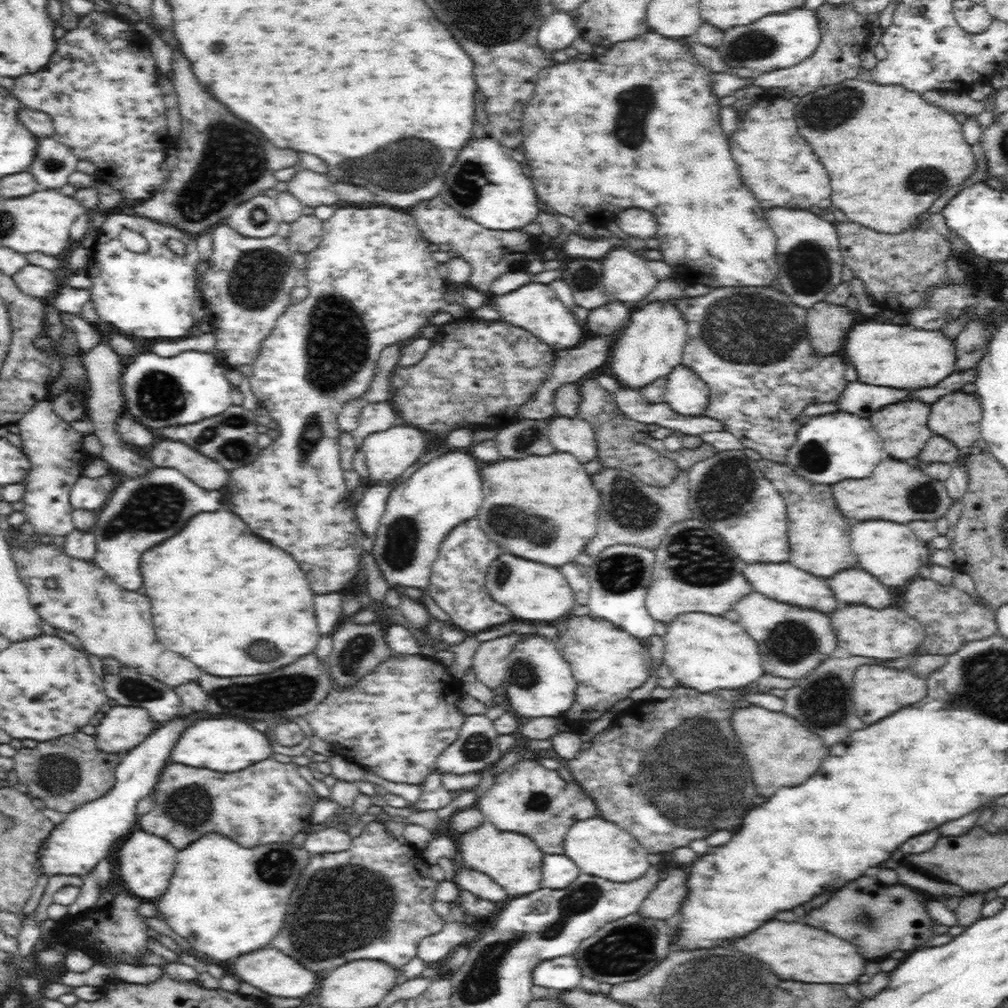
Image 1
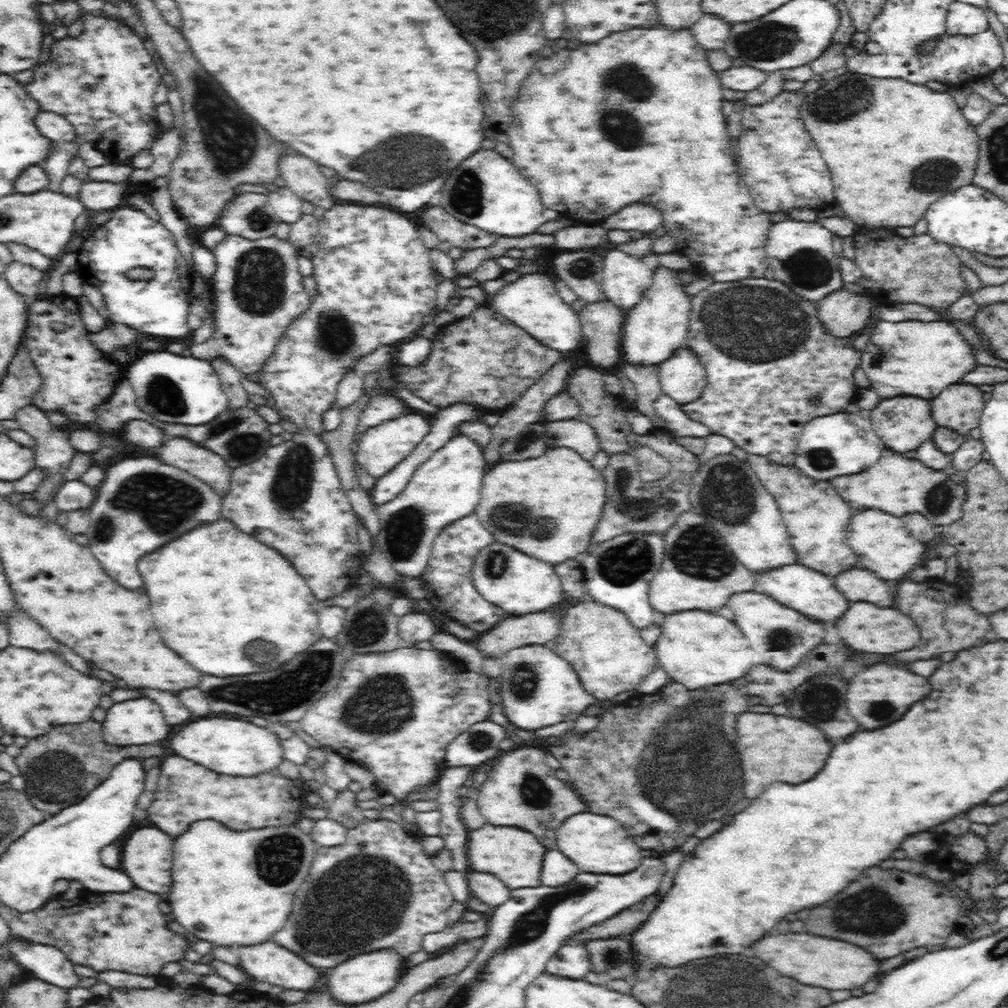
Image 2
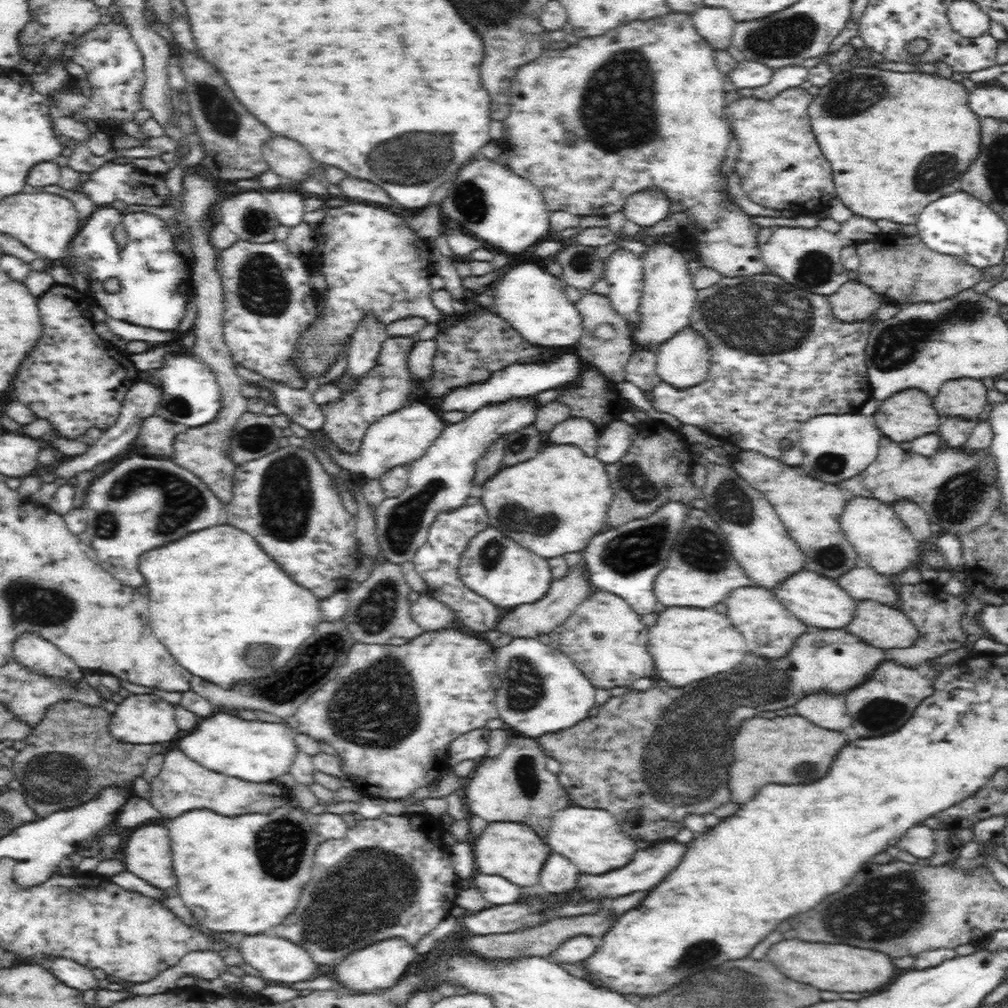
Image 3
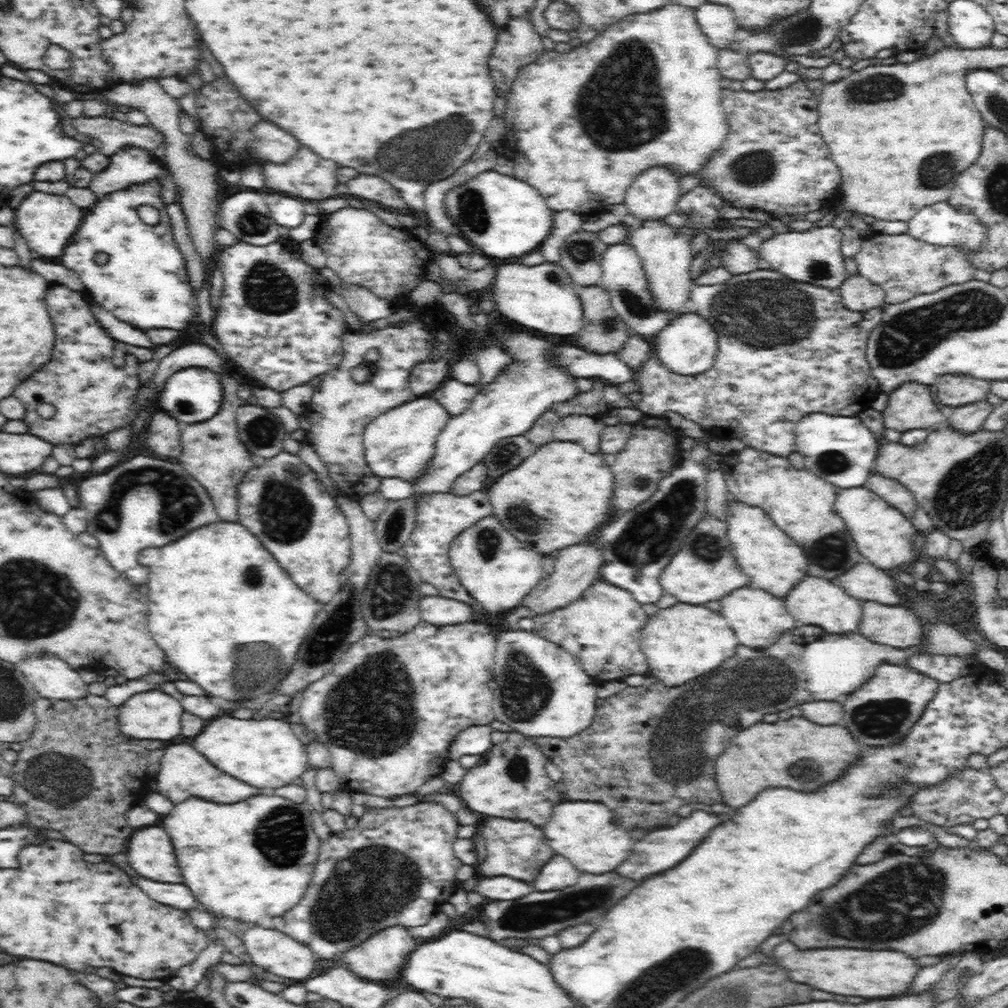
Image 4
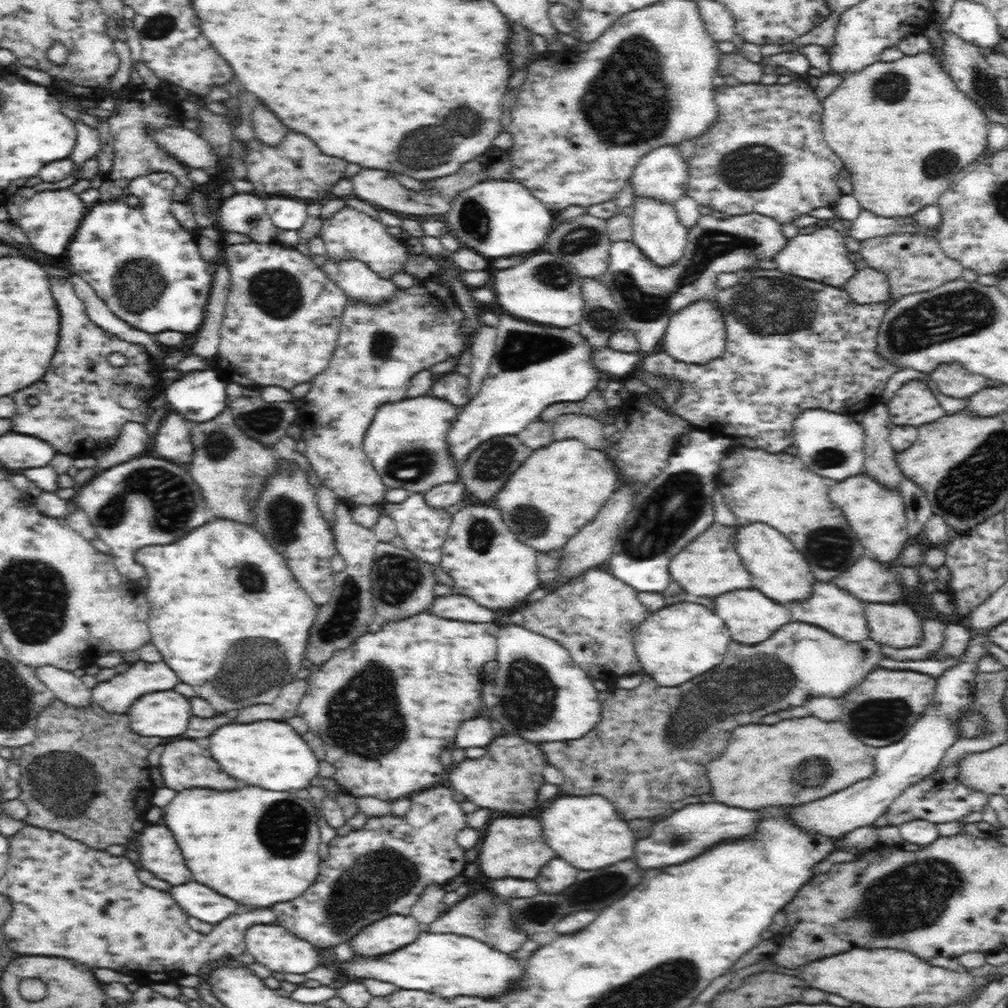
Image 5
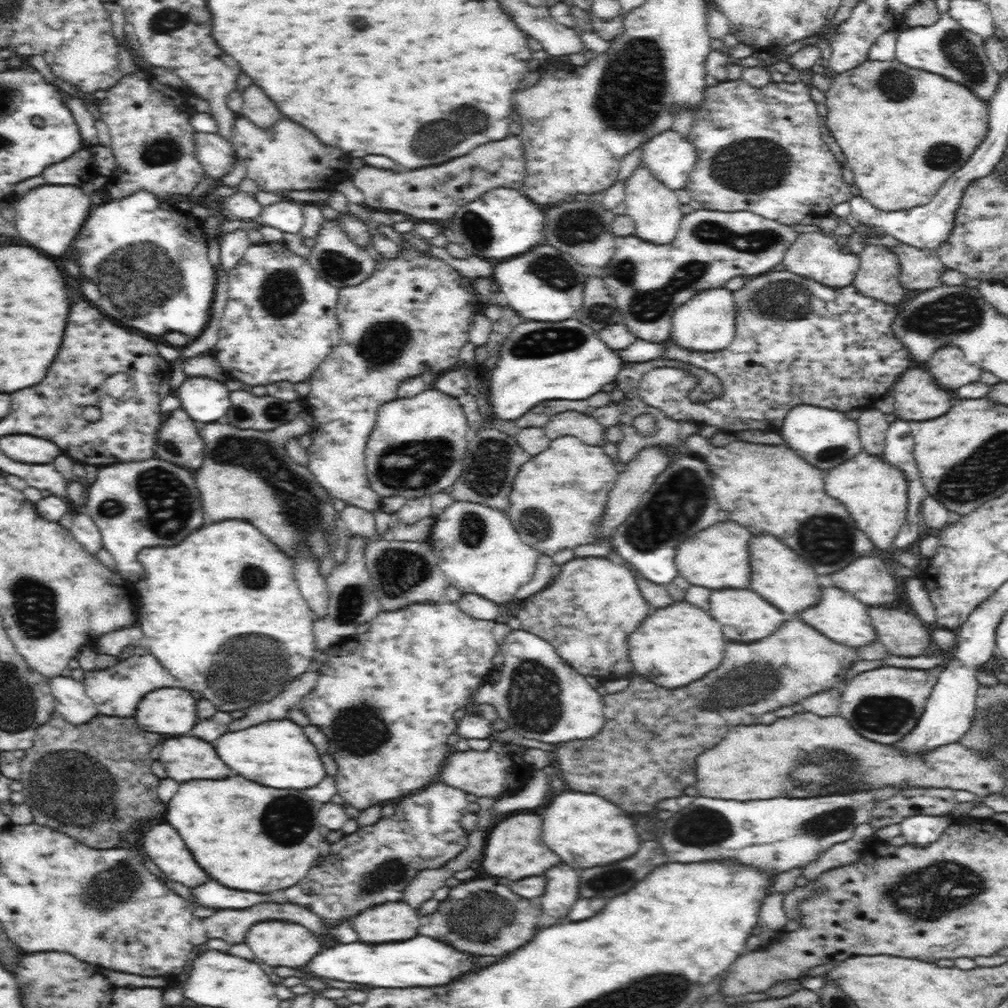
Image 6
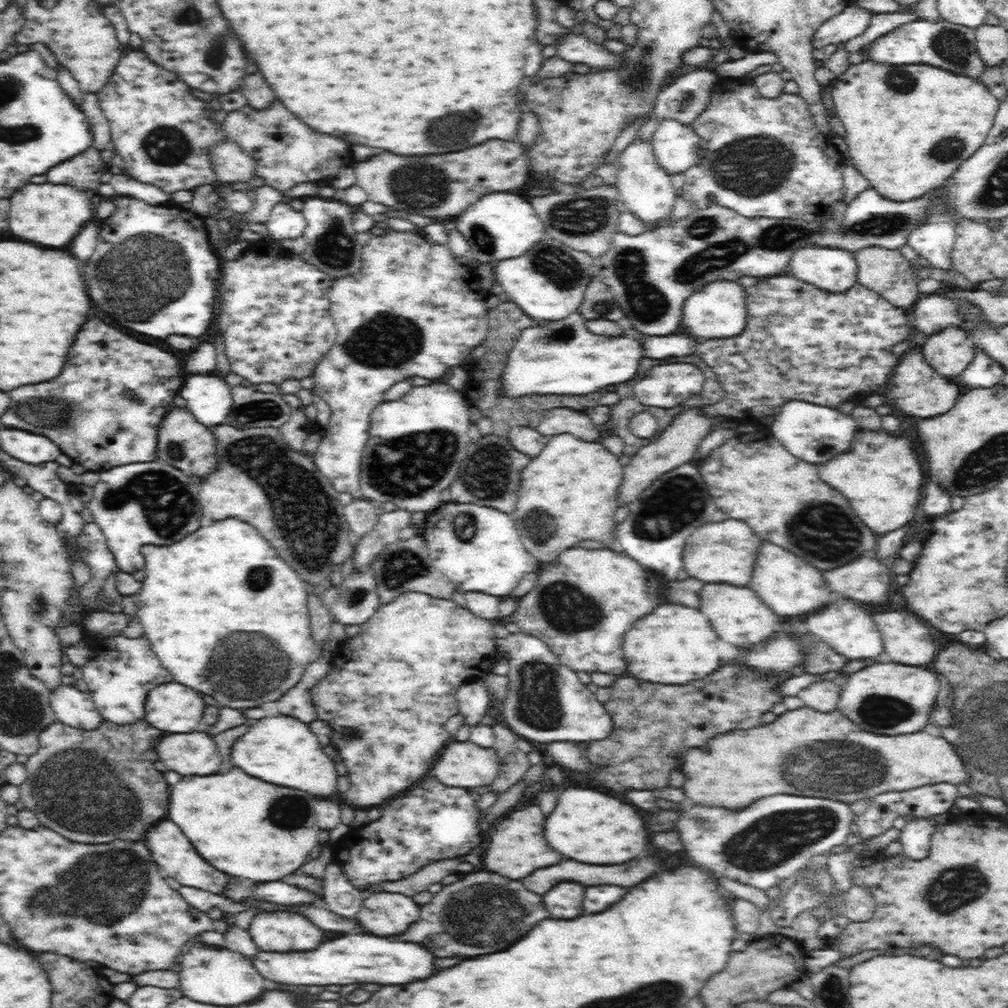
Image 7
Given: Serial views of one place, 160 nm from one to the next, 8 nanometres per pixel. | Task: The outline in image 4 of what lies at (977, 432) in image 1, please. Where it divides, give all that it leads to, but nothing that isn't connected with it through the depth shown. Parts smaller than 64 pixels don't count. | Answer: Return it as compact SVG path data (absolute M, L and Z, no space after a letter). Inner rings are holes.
M968 376L960 378L940 378L934 386L937 404L942 406L964 406L964 404L979 404L986 401L986 394L990 392L990 383Z

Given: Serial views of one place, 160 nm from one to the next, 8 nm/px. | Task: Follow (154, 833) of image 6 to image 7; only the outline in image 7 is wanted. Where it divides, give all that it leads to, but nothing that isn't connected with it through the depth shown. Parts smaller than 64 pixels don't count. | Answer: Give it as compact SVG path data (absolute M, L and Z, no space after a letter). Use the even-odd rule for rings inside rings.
M170 820L168 822L160 822L160 824L156 824L156 826L152 826L148 830L146 847L152 852L151 856L157 864L157 868L163 874L175 878L182 886L220 893L230 883L228 878L224 878L224 874L220 874L218 870L212 870L212 866L208 866L208 862L204 862L196 854L196 850L188 842L188 838L182 834L180 827L174 822L170 822Z

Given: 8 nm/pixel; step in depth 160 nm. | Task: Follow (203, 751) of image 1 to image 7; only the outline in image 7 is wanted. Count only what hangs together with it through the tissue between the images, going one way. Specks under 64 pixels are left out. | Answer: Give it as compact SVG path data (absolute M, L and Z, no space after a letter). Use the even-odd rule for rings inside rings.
M291 716L264 717L258 720L244 736L234 740L230 748L230 760L232 766L268 784L288 786L322 797L332 794L336 788L334 762L324 756L320 742L308 730L306 723Z

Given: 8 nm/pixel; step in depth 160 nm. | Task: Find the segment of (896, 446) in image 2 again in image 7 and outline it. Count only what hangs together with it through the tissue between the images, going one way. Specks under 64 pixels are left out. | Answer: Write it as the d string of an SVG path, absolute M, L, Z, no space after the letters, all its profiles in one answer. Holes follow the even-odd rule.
M913 348L904 354L904 358L900 361L900 368L896 368L896 378L892 378L890 386L886 388L885 396L894 400L894 406L908 416L934 418L946 414L956 404L962 394L960 386L962 385L959 381L948 382L946 378L940 378L924 360L921 351L918 352L918 348Z

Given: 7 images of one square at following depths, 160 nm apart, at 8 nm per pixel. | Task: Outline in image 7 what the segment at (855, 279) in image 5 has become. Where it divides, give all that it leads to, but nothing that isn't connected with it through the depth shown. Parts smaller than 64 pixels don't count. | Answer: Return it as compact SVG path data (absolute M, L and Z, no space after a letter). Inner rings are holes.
M869 246L851 251L851 253L855 255L857 262L857 283L864 286L868 291L878 294L894 307L910 308L922 296L913 281L913 269L910 261L901 257L898 249L890 250L881 246Z

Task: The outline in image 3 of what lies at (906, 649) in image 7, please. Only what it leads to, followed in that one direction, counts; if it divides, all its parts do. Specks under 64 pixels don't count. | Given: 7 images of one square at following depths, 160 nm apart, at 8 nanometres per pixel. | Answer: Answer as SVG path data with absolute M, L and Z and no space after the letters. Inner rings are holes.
M858 602L854 618L844 630L874 648L910 648L919 634L904 611L878 602Z

